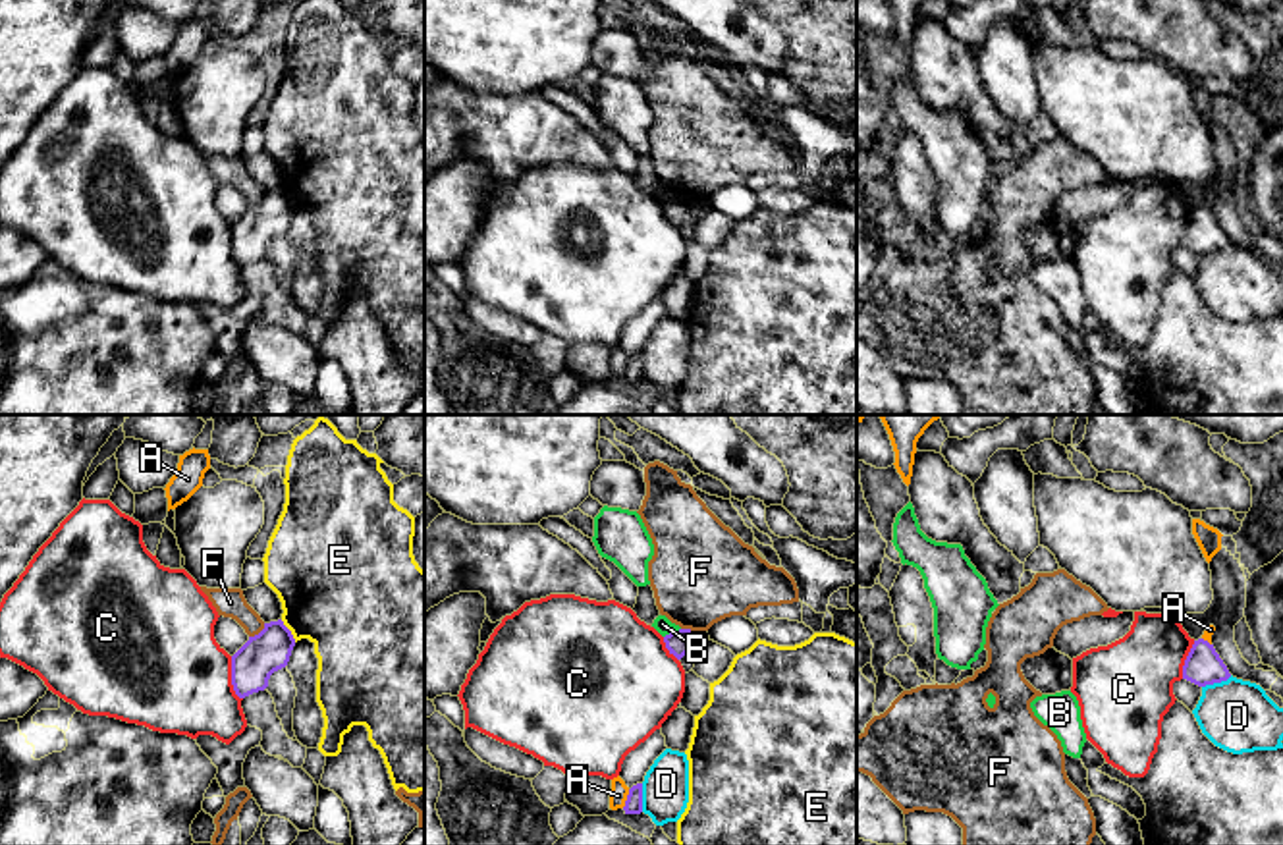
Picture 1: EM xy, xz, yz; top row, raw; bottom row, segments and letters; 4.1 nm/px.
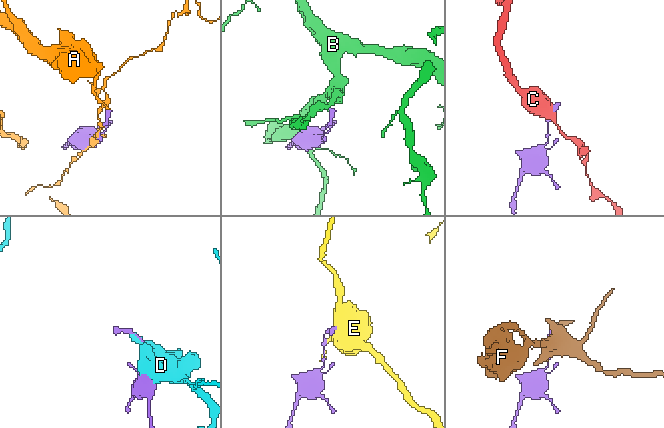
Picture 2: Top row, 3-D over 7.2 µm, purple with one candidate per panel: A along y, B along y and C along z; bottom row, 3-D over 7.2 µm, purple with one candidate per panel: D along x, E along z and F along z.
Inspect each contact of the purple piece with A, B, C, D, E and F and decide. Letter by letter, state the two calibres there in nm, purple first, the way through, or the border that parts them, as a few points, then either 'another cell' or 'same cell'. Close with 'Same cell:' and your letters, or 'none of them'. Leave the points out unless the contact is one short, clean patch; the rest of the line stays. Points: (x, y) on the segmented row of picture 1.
A: calibres 80 and 80 nm; another cell
B: calibres 100 and 70 nm; border xz (680, 627), (664, 637); another cell
C: calibres 180 and 460 nm; another cell
D: calibres 160 and 300 nm; another cell
E: calibres 180 and 460 nm; another cell
F: calibres 180 and 130 nm; another cell
Same cell: none of them

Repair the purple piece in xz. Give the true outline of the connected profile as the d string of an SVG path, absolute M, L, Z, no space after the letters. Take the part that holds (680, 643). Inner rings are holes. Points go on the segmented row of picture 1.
M679 629L664 637L666 648L681 660L693 646L691 629Z

